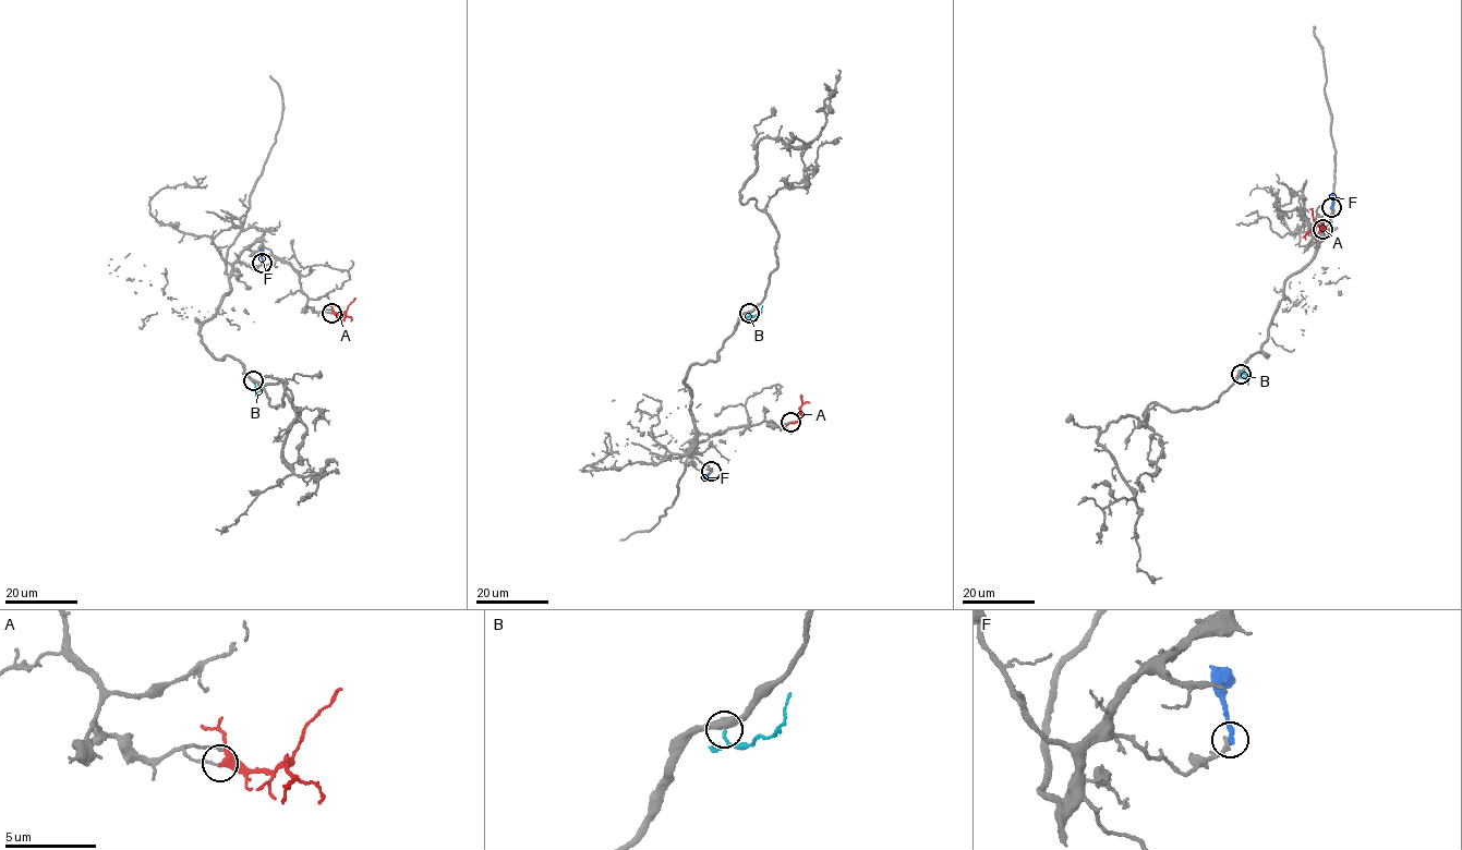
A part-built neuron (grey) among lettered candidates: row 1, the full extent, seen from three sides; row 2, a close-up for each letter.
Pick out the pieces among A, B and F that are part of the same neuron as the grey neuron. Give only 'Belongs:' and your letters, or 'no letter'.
Belongs: no letter

